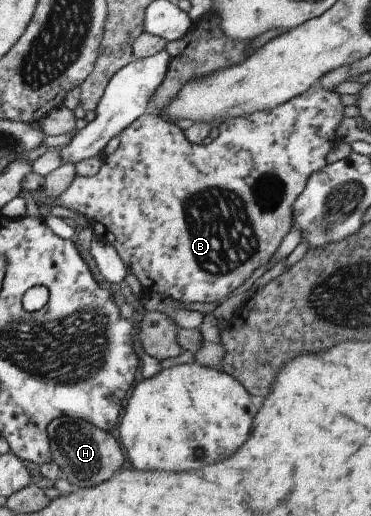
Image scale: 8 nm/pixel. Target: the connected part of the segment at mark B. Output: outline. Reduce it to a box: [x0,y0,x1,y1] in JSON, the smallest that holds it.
[33,83,346,304]

